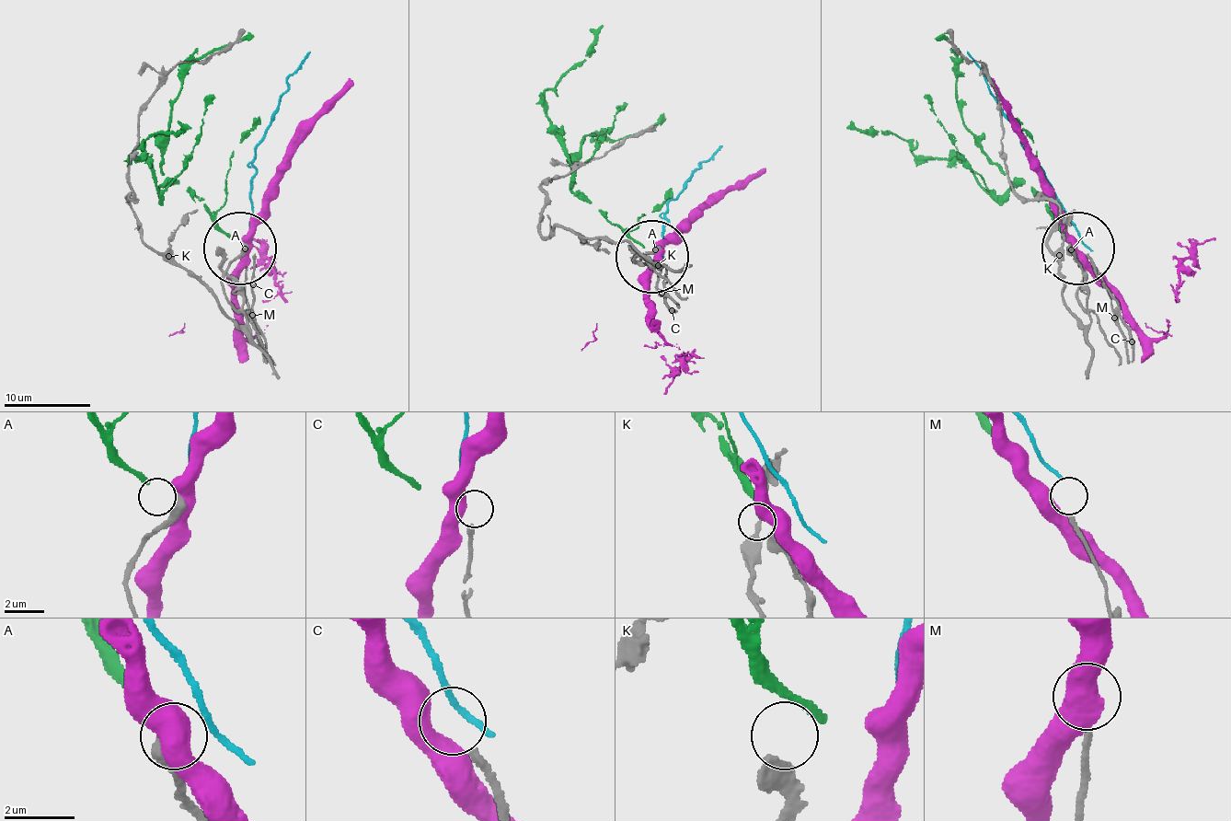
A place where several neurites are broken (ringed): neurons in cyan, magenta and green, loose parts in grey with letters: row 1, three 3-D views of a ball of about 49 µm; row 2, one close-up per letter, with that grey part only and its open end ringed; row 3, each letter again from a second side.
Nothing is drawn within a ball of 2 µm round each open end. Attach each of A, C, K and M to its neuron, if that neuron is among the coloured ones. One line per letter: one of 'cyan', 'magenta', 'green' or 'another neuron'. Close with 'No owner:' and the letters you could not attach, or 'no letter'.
A: green
C: another neuron
K: another neuron
M: cyan
No owner: C, K

